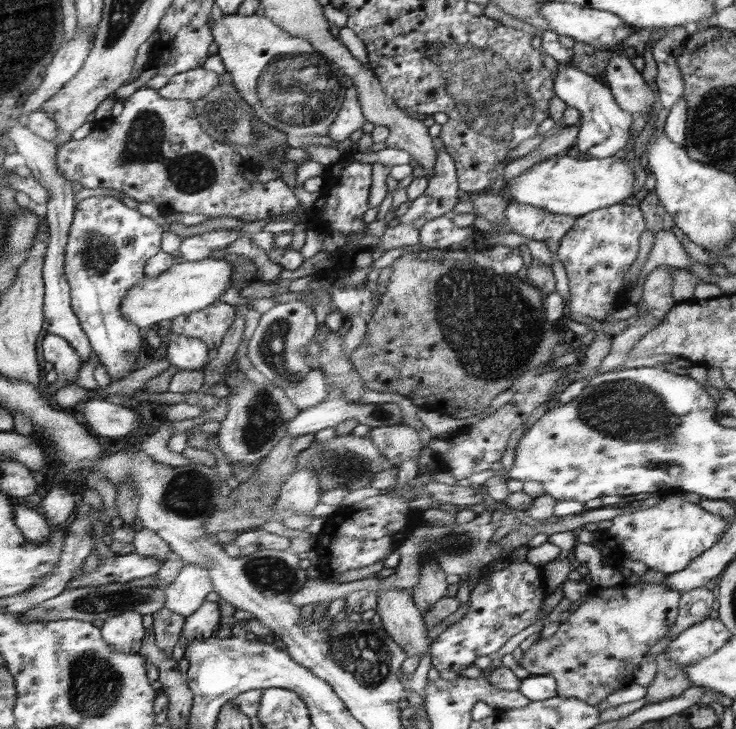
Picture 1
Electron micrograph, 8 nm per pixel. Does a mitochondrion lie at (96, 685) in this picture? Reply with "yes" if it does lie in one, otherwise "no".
yes

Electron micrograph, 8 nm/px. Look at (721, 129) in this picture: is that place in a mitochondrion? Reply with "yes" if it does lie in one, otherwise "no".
yes

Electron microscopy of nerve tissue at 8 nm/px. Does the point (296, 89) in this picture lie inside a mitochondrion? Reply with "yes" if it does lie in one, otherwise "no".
yes

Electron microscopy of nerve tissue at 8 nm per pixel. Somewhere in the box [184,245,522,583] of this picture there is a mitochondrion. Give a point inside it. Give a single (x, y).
(264, 415)

